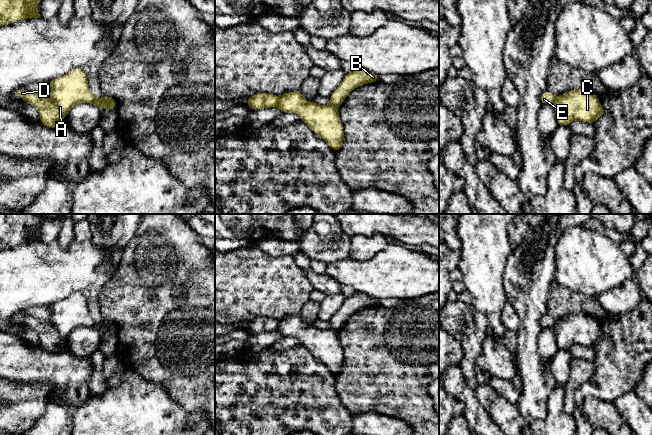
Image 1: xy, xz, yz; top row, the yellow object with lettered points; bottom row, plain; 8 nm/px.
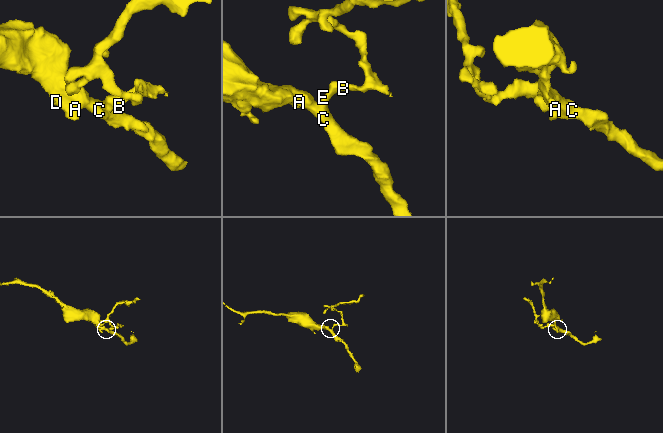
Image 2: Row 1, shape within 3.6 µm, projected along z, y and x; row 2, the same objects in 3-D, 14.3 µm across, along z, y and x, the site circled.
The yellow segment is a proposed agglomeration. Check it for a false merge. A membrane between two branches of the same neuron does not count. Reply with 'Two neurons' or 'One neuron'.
Two neurons

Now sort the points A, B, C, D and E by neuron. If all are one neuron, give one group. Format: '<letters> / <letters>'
A C D / B E

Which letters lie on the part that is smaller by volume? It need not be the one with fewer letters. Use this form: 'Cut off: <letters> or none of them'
Cut off: B, E

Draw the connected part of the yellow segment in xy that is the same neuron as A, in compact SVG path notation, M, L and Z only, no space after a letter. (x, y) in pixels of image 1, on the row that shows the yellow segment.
M73 68L61 77L57 77L47 83L51 86L51 94L49 96L40 96L30 91L25 91L24 87L14 91L14 94L23 98L24 102L33 105L40 114L40 122L50 128L62 127L61 121L70 112L71 108L79 103L90 103L96 105L100 110L114 109L116 105L113 100L106 95L98 100L89 90L88 79L86 73L80 68Z

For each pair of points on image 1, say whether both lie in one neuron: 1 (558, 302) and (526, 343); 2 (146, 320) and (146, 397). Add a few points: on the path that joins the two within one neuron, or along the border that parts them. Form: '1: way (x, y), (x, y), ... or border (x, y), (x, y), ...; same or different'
1: border (549, 290), (546, 313); different
2: border (127, 369), (157, 383), (166, 392); different

